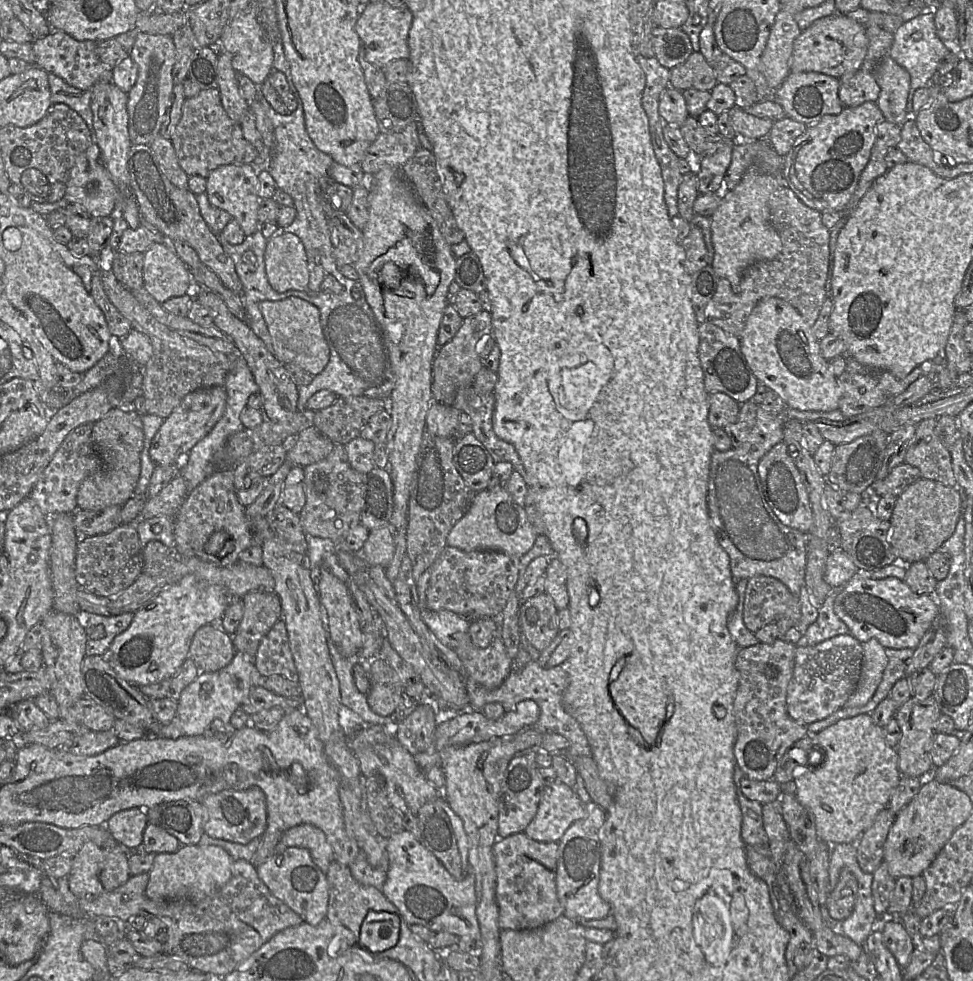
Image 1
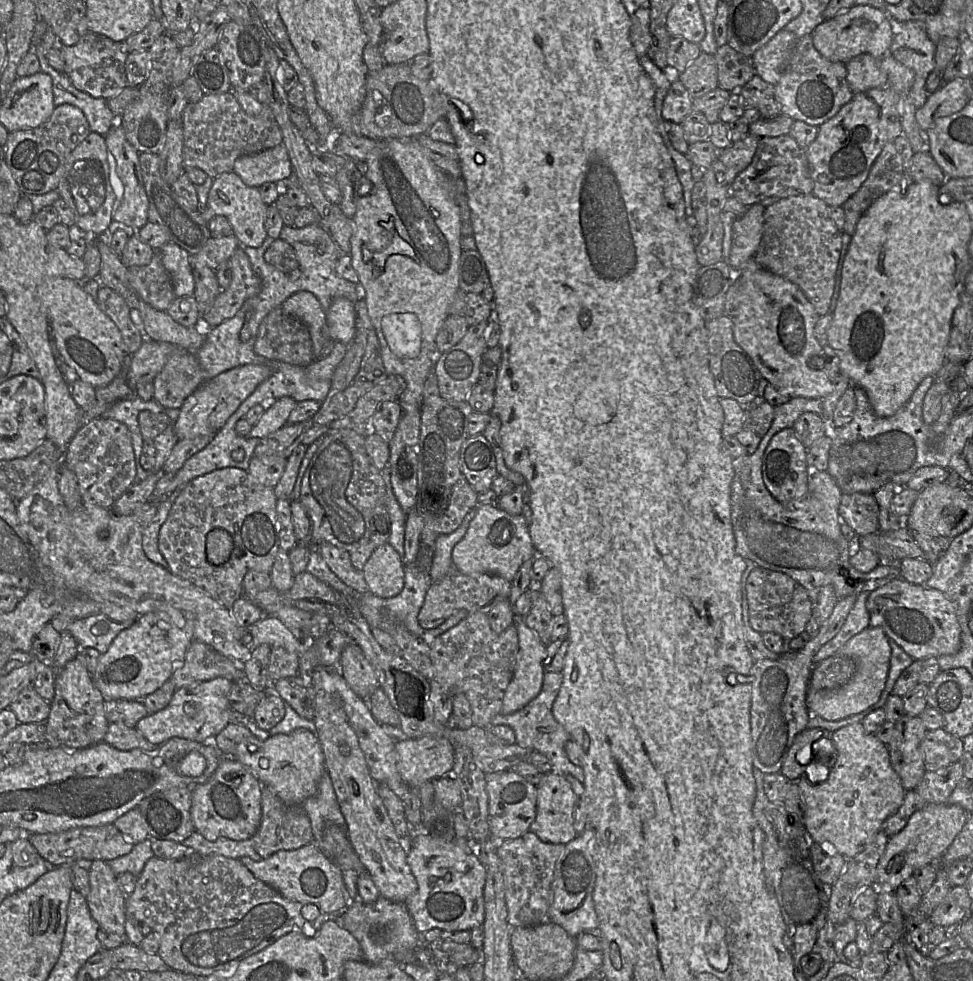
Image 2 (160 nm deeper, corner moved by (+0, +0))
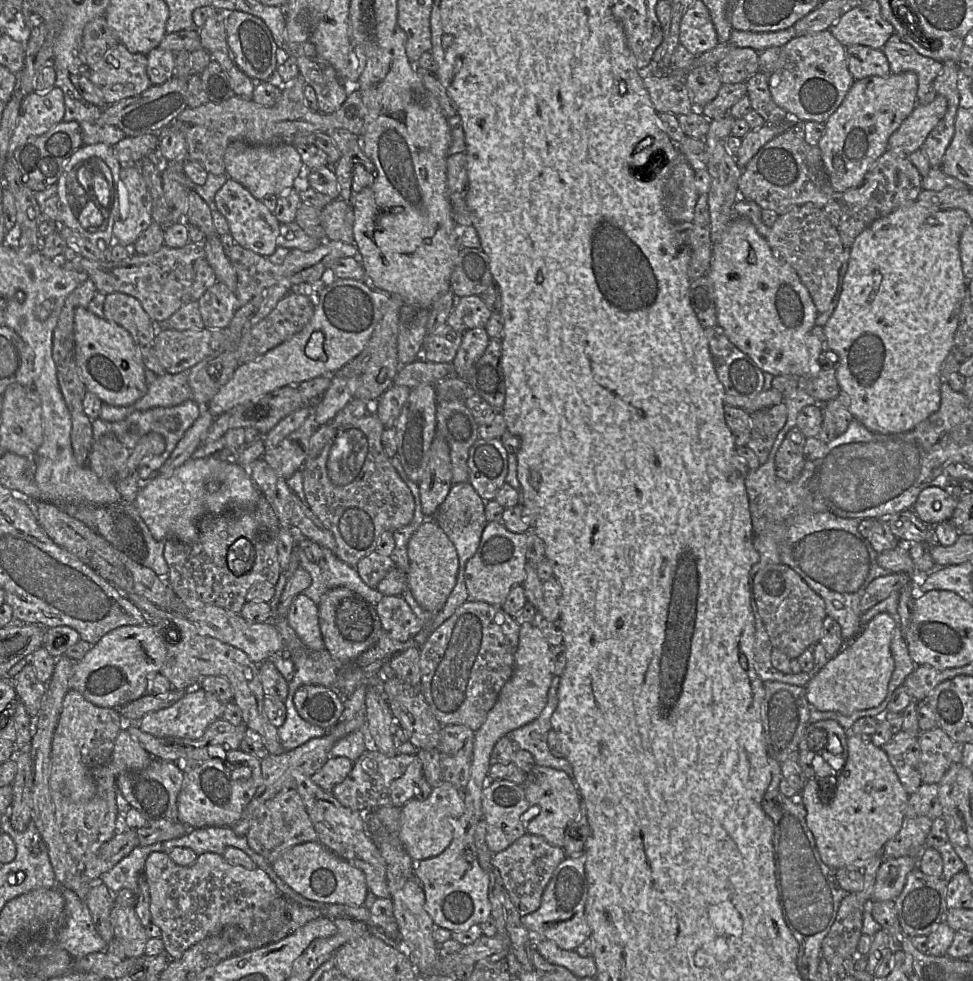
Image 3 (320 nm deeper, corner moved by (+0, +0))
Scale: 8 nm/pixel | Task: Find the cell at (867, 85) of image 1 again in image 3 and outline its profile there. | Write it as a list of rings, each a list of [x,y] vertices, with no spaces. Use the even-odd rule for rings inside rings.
[[[866,45],[845,47],[848,69],[855,80],[868,76],[889,76],[889,62],[882,49]]]

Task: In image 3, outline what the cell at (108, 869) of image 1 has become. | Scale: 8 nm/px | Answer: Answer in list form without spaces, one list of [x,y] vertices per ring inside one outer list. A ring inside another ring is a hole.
[[[115,903],[111,910],[110,920],[115,938],[124,946],[126,958],[139,958],[145,955],[145,946],[149,937],[134,907],[123,907]]]

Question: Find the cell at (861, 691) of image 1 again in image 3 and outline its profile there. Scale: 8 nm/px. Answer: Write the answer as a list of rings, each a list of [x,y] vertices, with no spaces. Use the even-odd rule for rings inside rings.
[[[887,613],[875,615],[860,633],[831,657],[806,685],[806,698],[811,709],[833,711],[849,716],[858,710],[879,706],[887,695],[888,685],[894,671],[891,640],[896,620]]]

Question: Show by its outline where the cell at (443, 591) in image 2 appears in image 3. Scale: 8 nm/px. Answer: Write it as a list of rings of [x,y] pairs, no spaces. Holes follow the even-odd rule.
[[[383,596],[376,605],[376,611],[382,628],[391,638],[401,642],[415,637],[424,626],[403,596]]]

